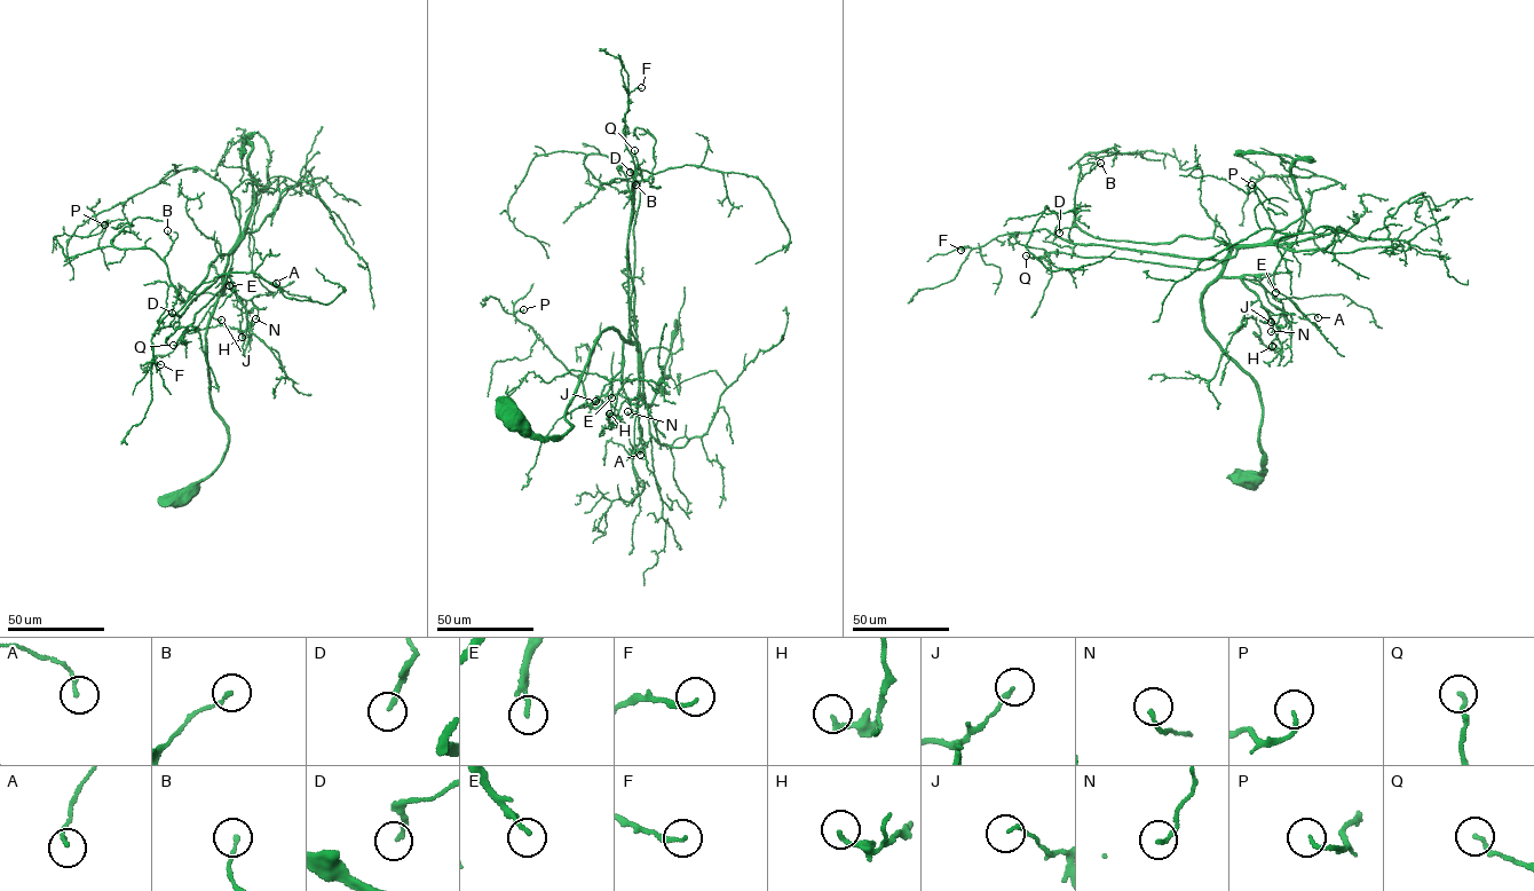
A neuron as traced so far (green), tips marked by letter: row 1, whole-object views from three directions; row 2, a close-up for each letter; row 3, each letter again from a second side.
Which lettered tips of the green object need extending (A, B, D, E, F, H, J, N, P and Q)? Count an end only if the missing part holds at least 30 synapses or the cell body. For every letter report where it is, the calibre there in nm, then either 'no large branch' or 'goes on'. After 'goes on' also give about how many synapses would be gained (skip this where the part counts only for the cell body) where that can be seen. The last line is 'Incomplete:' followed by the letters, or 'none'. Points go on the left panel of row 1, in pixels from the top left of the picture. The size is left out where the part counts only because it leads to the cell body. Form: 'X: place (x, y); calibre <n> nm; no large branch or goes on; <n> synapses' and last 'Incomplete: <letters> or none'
A: place (276, 283); calibre 140 nm; no large branch
B: place (167, 230); calibre 150 nm; no large branch
D: place (172, 313); calibre 180 nm; no large branch
E: place (229, 285); calibre 140 nm; no large branch
F: place (160, 364); calibre 140 nm; no large branch
H: place (242, 337); calibre 170 nm; no large branch
J: place (221, 320); calibre 140 nm; no large branch
N: place (255, 318); calibre 140 nm; no large branch
P: place (104, 225); calibre 130 nm; no large branch
Q: place (173, 345); calibre 140 nm; no large branch
Incomplete: none

